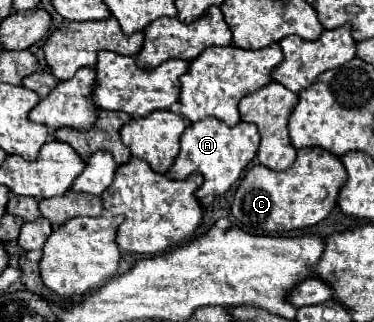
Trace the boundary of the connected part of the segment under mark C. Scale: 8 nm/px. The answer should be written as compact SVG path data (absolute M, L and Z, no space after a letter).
M321 147L299 149L297 161L285 171L253 165L235 191L231 213L249 233L283 233L313 227L331 213L345 181L347 171L339 157Z

